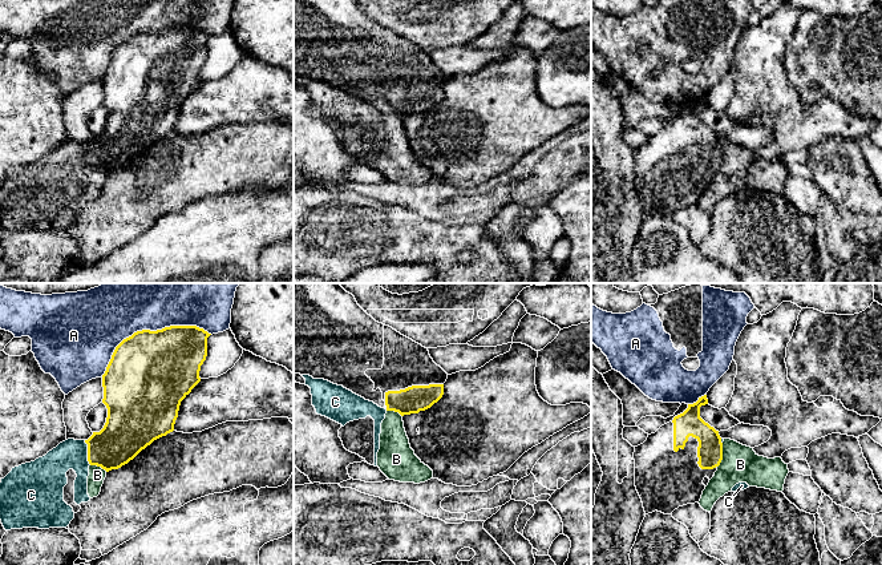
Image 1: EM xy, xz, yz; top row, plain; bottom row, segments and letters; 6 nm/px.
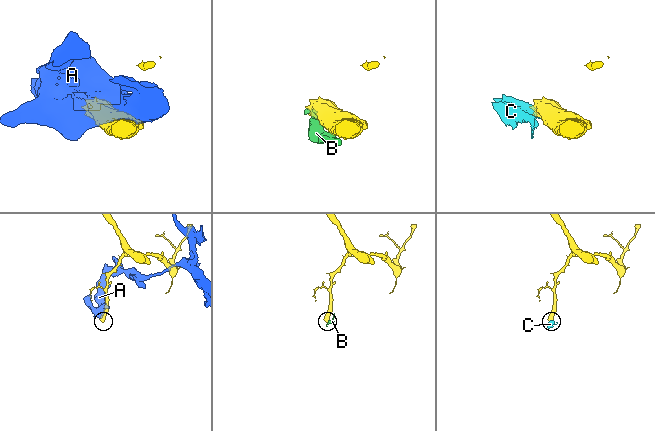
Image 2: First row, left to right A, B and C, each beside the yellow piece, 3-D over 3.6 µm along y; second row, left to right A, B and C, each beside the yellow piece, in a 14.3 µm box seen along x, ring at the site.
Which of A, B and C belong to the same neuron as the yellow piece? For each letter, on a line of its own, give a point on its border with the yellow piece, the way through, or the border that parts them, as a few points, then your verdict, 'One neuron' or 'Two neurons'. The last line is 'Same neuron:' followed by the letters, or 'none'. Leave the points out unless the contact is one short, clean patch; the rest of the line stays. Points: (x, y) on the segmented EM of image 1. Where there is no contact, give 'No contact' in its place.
A: Touches yellow at xy (149, 330). Two neurons
B: Touches yellow at yz (721, 455). Boundary: yz (723, 443), (723, 459), (717, 467). Two neurons
C: Touches yellow at xy (88, 452). Boundary: xy (84, 440), (87, 444), (87, 460), (90, 464). Two neurons
Same neuron: none

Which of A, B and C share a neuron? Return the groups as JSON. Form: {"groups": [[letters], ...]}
{"groups": [["A"], ["B", "C"]]}

